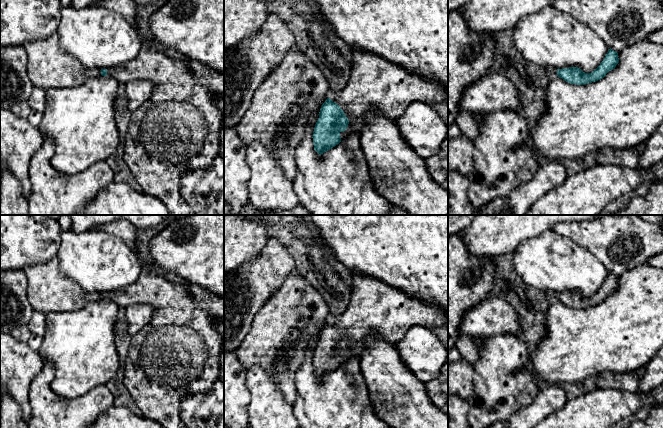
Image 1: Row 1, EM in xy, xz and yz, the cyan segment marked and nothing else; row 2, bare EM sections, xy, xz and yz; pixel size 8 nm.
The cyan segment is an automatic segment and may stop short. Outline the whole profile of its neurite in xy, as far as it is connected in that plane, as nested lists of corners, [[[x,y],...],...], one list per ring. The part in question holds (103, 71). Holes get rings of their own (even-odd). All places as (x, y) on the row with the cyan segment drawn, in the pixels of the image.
[[[143,45],[133,60],[100,71],[102,76],[114,78],[122,84],[133,80],[149,80],[154,83],[151,97],[132,111],[123,142],[123,160],[140,191],[156,197],[167,208],[169,215],[196,215],[181,196],[180,182],[190,168],[207,167],[219,155],[219,134],[224,115],[215,105],[214,99],[224,98],[224,73],[189,58],[174,60],[149,45]]]

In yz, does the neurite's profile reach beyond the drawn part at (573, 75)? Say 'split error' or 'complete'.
split error

